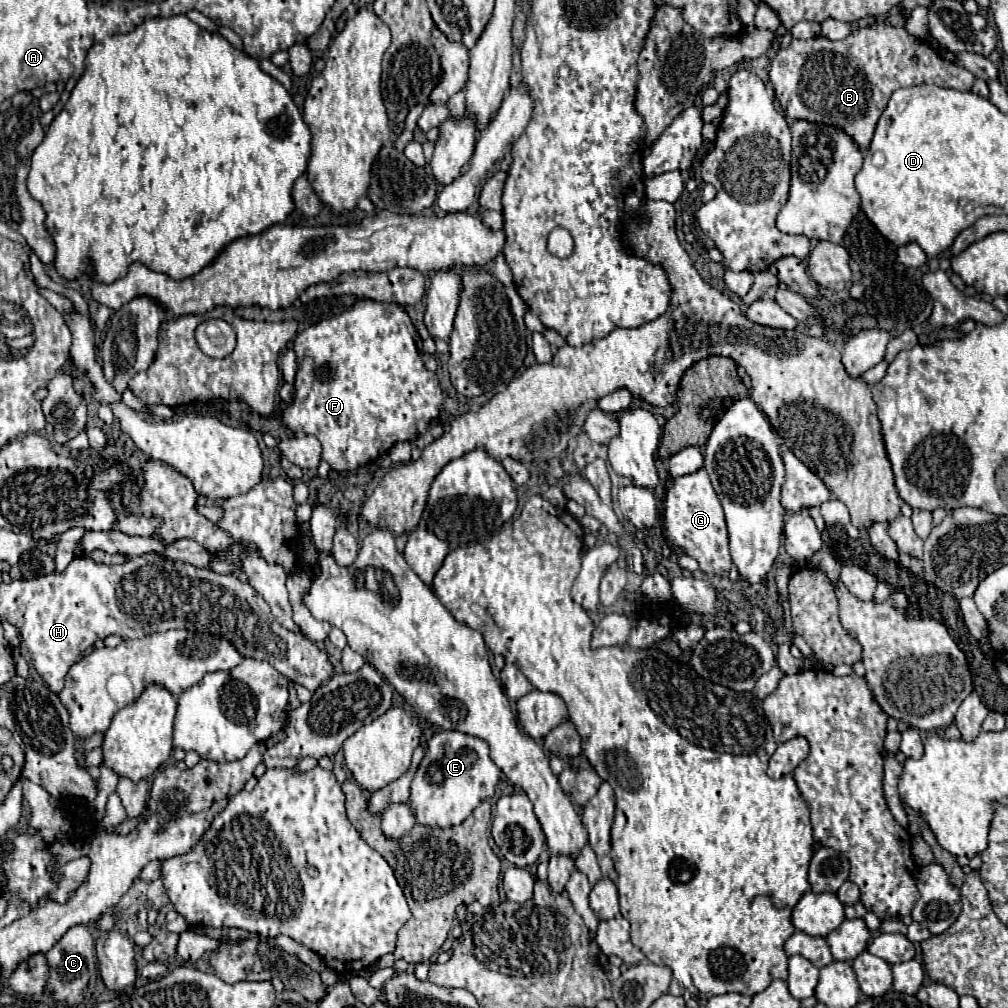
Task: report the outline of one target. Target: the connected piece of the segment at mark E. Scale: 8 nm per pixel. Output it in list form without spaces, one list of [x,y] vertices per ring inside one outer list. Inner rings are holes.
[[[438,731],[428,741],[426,755],[414,773],[408,805],[414,811],[418,825],[432,829],[460,825],[480,801],[494,795],[498,779],[500,769],[490,759],[486,741],[460,731]]]

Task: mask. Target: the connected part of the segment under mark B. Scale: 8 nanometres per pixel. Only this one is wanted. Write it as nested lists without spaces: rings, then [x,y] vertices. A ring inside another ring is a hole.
[[[878,21],[870,27],[858,27],[840,41],[830,41],[822,35],[812,39],[792,39],[792,43],[786,49],[780,49],[770,61],[770,83],[774,85],[776,99],[780,101],[784,113],[788,111],[788,119],[806,119],[812,123],[838,125],[858,143],[862,151],[868,149],[878,117],[886,109],[886,103],[896,89],[932,83],[946,89],[970,91],[974,79],[976,77],[970,71],[942,59],[924,41],[908,35],[902,27],[888,27],[884,21]]]

